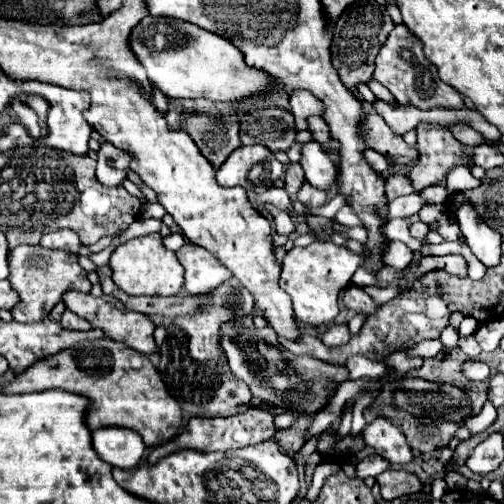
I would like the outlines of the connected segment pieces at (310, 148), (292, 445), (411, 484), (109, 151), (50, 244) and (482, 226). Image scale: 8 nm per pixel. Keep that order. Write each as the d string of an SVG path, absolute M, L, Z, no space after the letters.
M319 142L303 144L301 148L301 166L305 170L305 178L309 184L321 190L329 190L329 186L335 182L337 168L329 160L329 156L323 152Z
M297 416L297 420L293 422L291 428L279 430L275 434L275 440L277 440L279 448L283 452L289 452L289 456L299 454L299 450L303 446L303 440L305 440L305 430L307 430L309 424L311 424L311 416Z
M385 470L383 474L379 474L377 478L377 484L381 486L381 496L383 500L395 500L399 496L405 496L405 494L413 494L413 492L419 492L423 488L421 480L407 472L407 470Z
M103 142L97 152L97 178L105 186L119 186L129 168L129 154L109 142Z
M55 230L55 232L49 232L49 234L43 234L41 238L41 246L45 248L51 248L51 250L69 250L73 254L79 252L79 236L73 232L73 230Z
M463 202L457 208L455 216L471 252L485 266L497 266L501 260L501 234L489 228L489 224L481 220L481 216L475 212L475 208L469 202Z

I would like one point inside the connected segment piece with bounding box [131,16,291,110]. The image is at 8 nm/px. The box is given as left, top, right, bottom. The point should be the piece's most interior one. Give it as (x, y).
(183, 61)

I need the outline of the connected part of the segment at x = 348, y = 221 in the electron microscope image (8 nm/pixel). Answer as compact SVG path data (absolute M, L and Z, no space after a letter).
M343 206L343 208L337 212L335 220L337 220L339 224L343 224L343 226L361 226L361 220L357 220L357 216L353 214L353 210L349 210L347 206Z

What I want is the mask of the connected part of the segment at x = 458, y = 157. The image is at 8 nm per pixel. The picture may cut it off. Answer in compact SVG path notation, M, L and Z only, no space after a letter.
M419 124L417 126L417 148L421 152L417 164L411 168L409 172L409 178L411 178L411 184L413 184L413 190L415 192L421 192L423 188L427 186L433 186L433 184L439 184L447 172L453 168L453 166L467 166L471 168L473 162L471 158L463 152L463 144L459 140L453 138L453 134L445 128L445 126L437 126L437 124Z

